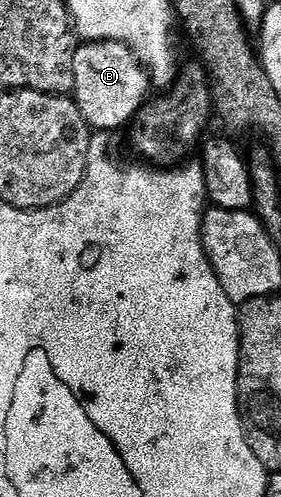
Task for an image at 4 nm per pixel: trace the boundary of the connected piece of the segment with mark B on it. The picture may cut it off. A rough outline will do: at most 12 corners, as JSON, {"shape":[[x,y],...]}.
{"shape":[[124,43],[75,49],[72,97],[95,131],[125,127],[152,82]]}

